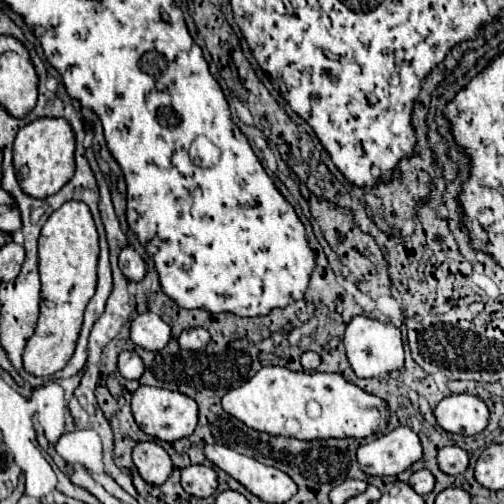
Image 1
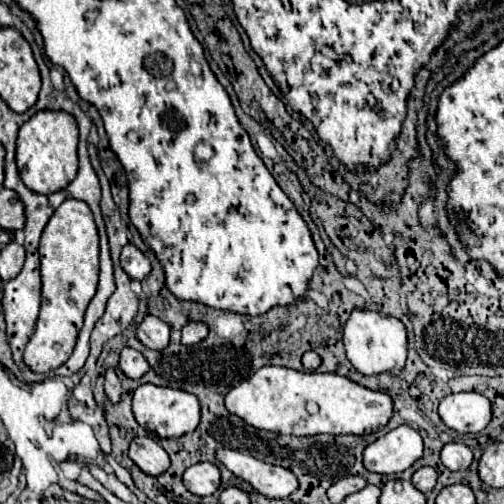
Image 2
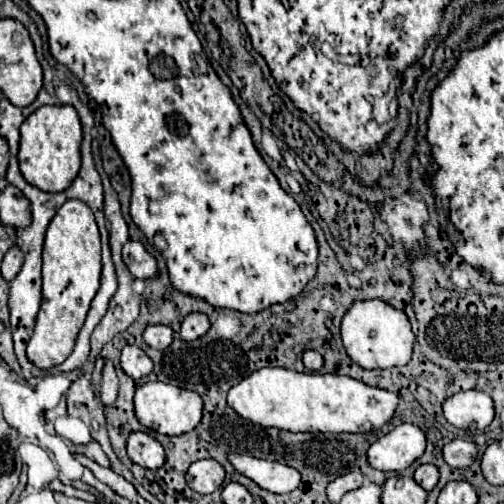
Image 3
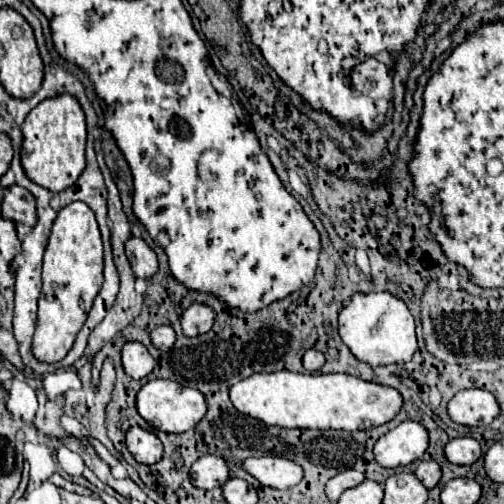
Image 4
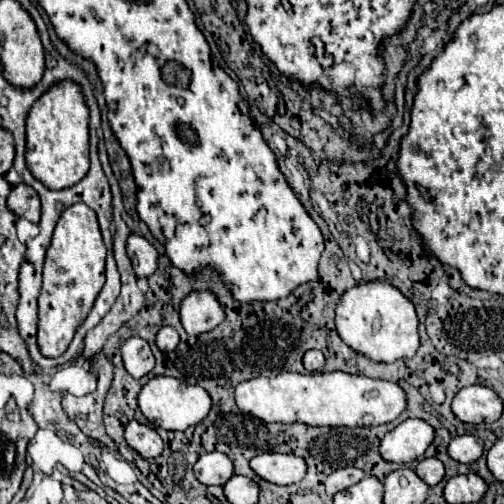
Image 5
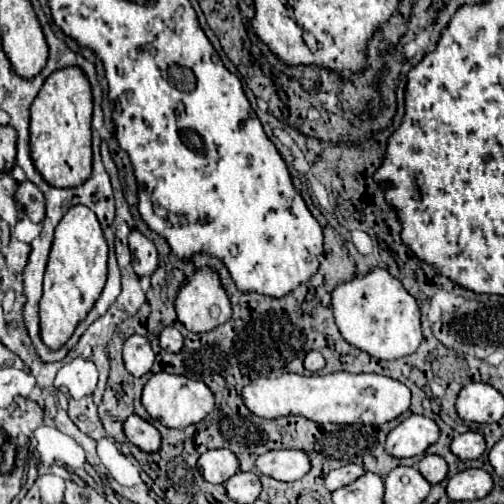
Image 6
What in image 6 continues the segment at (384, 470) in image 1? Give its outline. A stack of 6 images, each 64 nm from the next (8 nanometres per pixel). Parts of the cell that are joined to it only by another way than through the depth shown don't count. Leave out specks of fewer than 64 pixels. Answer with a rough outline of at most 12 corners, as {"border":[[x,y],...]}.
{"border":[[412,414],[388,434],[396,458],[422,454],[438,438],[432,418]]}

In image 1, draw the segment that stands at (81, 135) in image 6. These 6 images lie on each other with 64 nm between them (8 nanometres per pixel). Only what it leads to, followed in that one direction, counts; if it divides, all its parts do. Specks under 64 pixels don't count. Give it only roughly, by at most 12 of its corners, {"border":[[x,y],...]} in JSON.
{"border":[[42,116],[20,128],[22,190],[46,198],[76,170],[74,130]]}

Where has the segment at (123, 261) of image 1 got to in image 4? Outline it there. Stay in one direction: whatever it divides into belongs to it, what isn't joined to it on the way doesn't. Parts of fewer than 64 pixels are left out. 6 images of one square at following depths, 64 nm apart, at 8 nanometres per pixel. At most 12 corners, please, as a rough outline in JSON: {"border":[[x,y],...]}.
{"border":[[142,238],[126,242],[126,256],[136,278],[158,270],[154,250]]}

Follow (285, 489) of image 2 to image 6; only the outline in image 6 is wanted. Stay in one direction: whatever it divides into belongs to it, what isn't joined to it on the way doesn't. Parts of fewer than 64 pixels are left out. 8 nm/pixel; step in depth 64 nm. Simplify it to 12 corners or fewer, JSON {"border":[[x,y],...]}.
{"border":[[270,450],[256,460],[262,474],[292,482],[310,472],[304,450]]}

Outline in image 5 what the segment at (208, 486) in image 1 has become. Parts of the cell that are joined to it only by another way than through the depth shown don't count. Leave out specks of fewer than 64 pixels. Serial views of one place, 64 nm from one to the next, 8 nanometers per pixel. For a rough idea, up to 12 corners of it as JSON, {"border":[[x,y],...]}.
{"border":[[208,452],[194,464],[202,484],[224,486],[234,464],[224,452]]}

